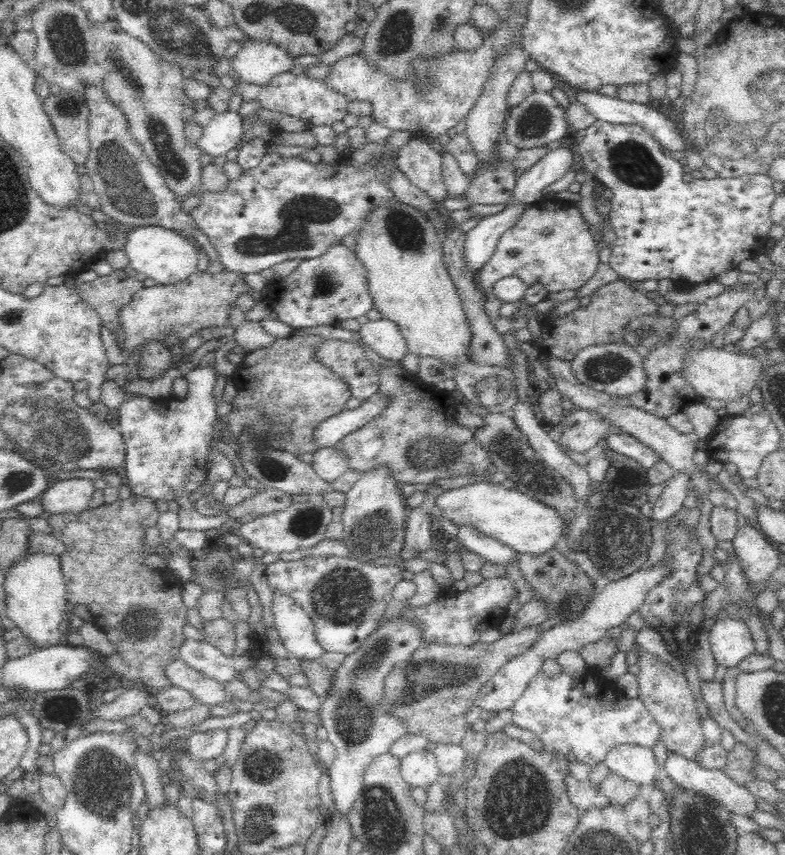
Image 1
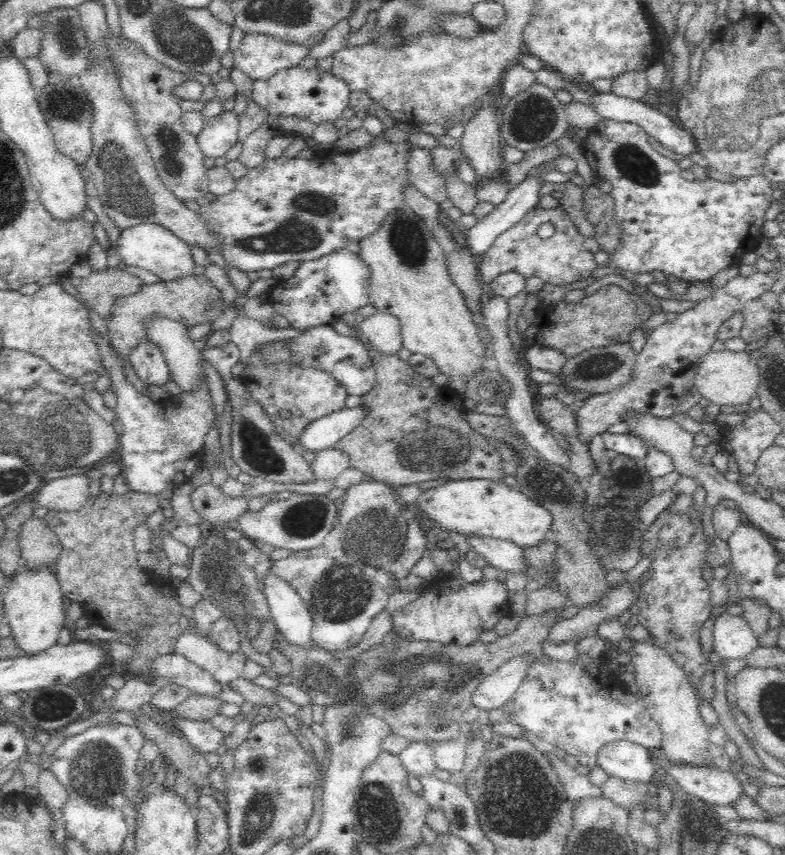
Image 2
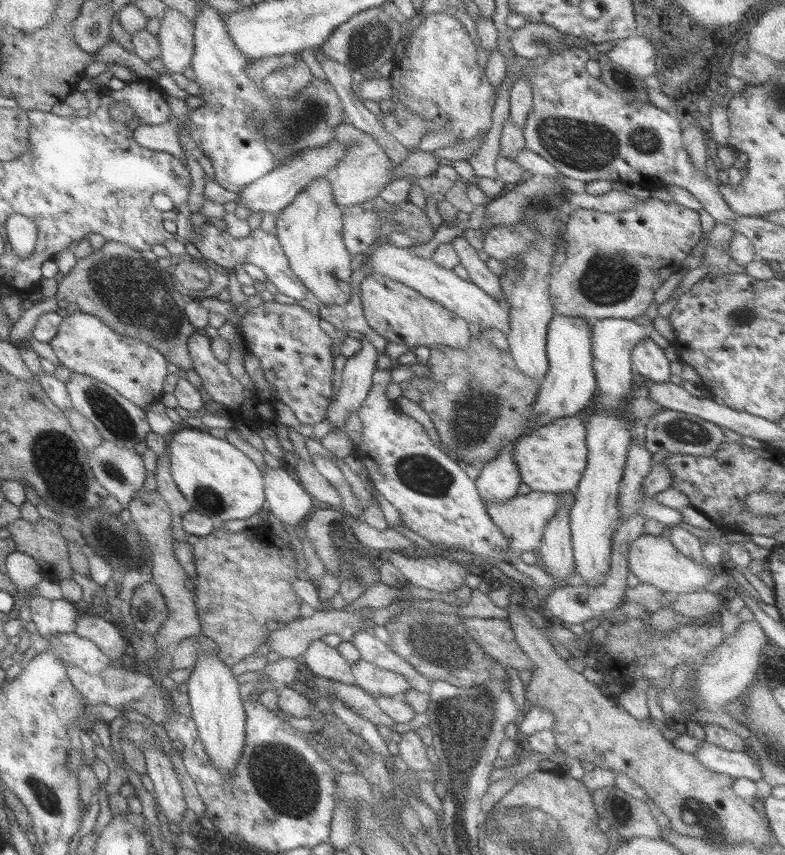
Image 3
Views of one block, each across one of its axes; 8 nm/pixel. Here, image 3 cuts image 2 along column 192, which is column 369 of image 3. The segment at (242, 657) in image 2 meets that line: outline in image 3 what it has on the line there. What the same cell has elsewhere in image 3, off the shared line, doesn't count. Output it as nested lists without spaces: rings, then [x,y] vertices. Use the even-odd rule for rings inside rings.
[[[358,630],[352,636],[350,642],[357,650],[361,660],[377,666],[383,670],[389,670],[403,676],[408,680],[410,688],[426,693],[429,688],[429,680],[421,676],[409,663],[406,663],[400,656],[379,641],[368,630]]]

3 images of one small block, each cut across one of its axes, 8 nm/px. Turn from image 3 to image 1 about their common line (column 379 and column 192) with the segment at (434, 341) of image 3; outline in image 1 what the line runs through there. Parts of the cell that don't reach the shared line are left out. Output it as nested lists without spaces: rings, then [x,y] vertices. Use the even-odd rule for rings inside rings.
[[[200,271],[188,281],[171,286],[154,286],[140,290],[132,303],[122,310],[121,334],[125,336],[125,351],[130,352],[144,342],[156,341],[172,351],[179,343],[183,345],[189,338],[206,329],[222,328],[229,325],[230,310],[243,296],[253,296],[253,289],[244,275],[227,271],[209,274]]]

